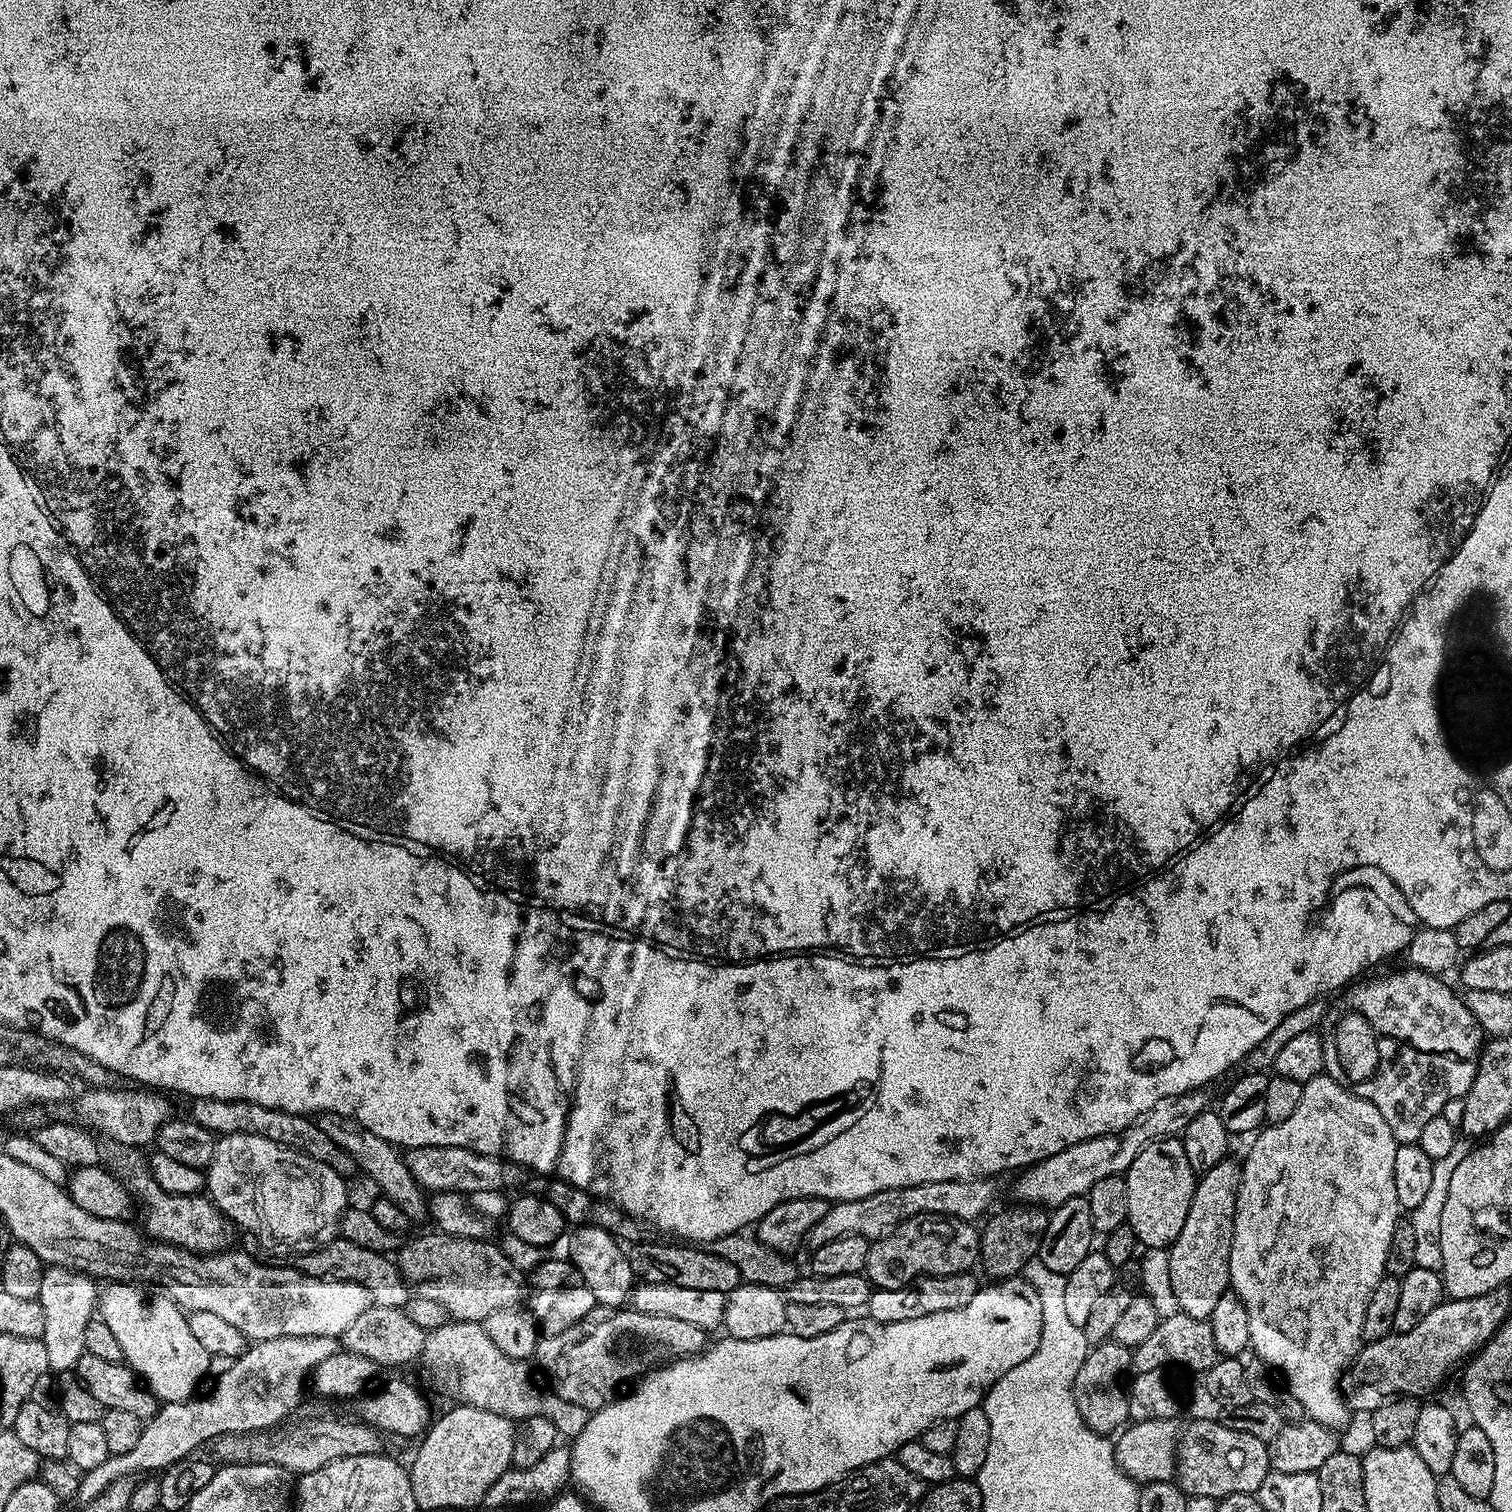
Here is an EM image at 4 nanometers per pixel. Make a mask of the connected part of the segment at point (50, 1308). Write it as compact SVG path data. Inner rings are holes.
M45 1267L40 1291L42 1314L46 1314L46 1330L43 1342L46 1346L46 1362L53 1373L71 1372L78 1358L84 1356L86 1326L98 1312L98 1287L93 1277L75 1268Z

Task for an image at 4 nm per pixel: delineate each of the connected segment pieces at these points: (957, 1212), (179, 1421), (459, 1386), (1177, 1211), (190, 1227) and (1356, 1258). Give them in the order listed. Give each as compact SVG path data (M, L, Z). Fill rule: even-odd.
M992 1178L926 1182L922 1186L882 1190L878 1194L870 1194L870 1198L841 1200L829 1206L825 1216L812 1227L806 1244L809 1249L814 1249L818 1246L826 1246L826 1242L834 1242L834 1238L847 1236L861 1236L870 1242L880 1240L898 1226L902 1226L902 1222L922 1214L953 1216L959 1220L976 1222L989 1211L987 1208L995 1202L996 1183L997 1181Z
M287 1336L286 1338L274 1338L273 1340L258 1340L255 1341L248 1349L243 1352L243 1354L236 1359L234 1362L234 1366L231 1367L226 1374L222 1374L221 1376L215 1377L212 1389L209 1390L208 1396L203 1396L203 1394L197 1395L195 1398L190 1400L183 1400L178 1404L166 1404L161 1403L159 1407L156 1409L156 1415L152 1417L151 1420L147 1421L144 1425L144 1429L142 1430L142 1438L138 1438L138 1442L134 1445L134 1450L129 1450L126 1454L118 1454L117 1456L108 1456L106 1458L106 1462L102 1462L102 1466L94 1466L94 1470L90 1470L89 1472L83 1473L80 1478L80 1491L78 1493L79 1499L81 1501L87 1502L93 1500L94 1498L98 1498L103 1491L111 1486L115 1480L122 1480L125 1478L132 1478L135 1472L144 1472L140 1474L146 1474L148 1470L154 1470L154 1472L163 1470L168 1468L174 1462L178 1462L179 1460L187 1460L189 1457L193 1455L192 1452L195 1448L200 1448L207 1445L209 1442L216 1439L218 1436L228 1436L232 1432L239 1432L241 1434L246 1432L265 1432L267 1430L273 1429L271 1428L274 1424L280 1423L282 1420L286 1419L288 1415L291 1414L292 1411L295 1410L296 1407L300 1404L300 1399L304 1396L304 1384L309 1383L312 1372L318 1366L320 1362L323 1362L338 1351L338 1340L335 1336Z
M475 1320L447 1322L438 1326L437 1329L429 1331L424 1338L423 1364L425 1370L436 1379L437 1386L446 1395L453 1396L453 1401L469 1404L482 1410L490 1410L490 1414L502 1414L513 1422L534 1418L535 1416L550 1418L550 1422L554 1422L557 1433L561 1437L575 1438L578 1434L582 1434L590 1415L582 1406L574 1406L574 1402L566 1402L566 1398L558 1398L558 1394L547 1387L544 1387L545 1389L539 1388L532 1381L533 1365L526 1360L506 1358L506 1354L502 1354L502 1350L498 1350L498 1346L494 1346L494 1342L490 1342L483 1323Z
M1183 1139L1155 1140L1134 1158L1124 1176L1128 1225L1134 1230L1137 1241L1144 1248L1168 1248L1182 1234L1186 1214L1190 1214L1190 1202L1198 1179L1186 1159Z
M127 1146L113 1147L112 1160L116 1163L114 1175L134 1197L135 1203L144 1207L144 1228L153 1241L161 1244L175 1244L188 1252L211 1254L227 1249L229 1221L223 1212L212 1203L207 1195L179 1196L166 1194L148 1172L148 1161L137 1149Z
M1327 1074L1316 1076L1304 1085L1302 1099L1294 1109L1294 1114L1286 1118L1286 1122L1268 1124L1256 1138L1248 1157L1242 1160L1240 1193L1236 1212L1232 1216L1228 1283L1231 1291L1236 1292L1246 1306L1246 1315L1250 1318L1251 1351L1256 1351L1256 1356L1262 1363L1269 1364L1274 1371L1284 1375L1284 1380L1288 1383L1287 1395L1294 1397L1311 1419L1327 1428L1343 1430L1348 1424L1350 1409L1340 1394L1340 1378L1361 1350L1362 1322L1366 1318L1366 1306L1370 1306L1370 1294L1374 1294L1374 1286L1378 1286L1378 1282L1386 1274L1386 1250L1390 1250L1390 1237L1394 1234L1394 1226L1402 1218L1398 1194L1394 1191L1394 1154L1398 1145L1390 1126L1386 1126L1386 1118L1378 1114L1378 1106L1358 1098L1349 1088L1343 1088Z

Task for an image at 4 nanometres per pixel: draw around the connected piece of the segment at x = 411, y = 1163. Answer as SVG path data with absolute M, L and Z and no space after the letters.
M418 1146L403 1153L410 1174L429 1193L456 1192L471 1198L478 1190L498 1190L504 1192L515 1184L520 1184L526 1176L525 1169L499 1156L487 1156L472 1148L462 1146Z

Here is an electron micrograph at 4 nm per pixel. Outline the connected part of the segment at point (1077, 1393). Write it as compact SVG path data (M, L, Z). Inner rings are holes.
M1109 1338L1102 1344L1089 1347L1086 1362L1082 1362L1082 1370L1078 1370L1074 1378L1072 1397L1076 1403L1075 1412L1082 1414L1082 1422L1100 1436L1119 1433L1129 1423L1126 1377L1132 1367L1133 1349Z

